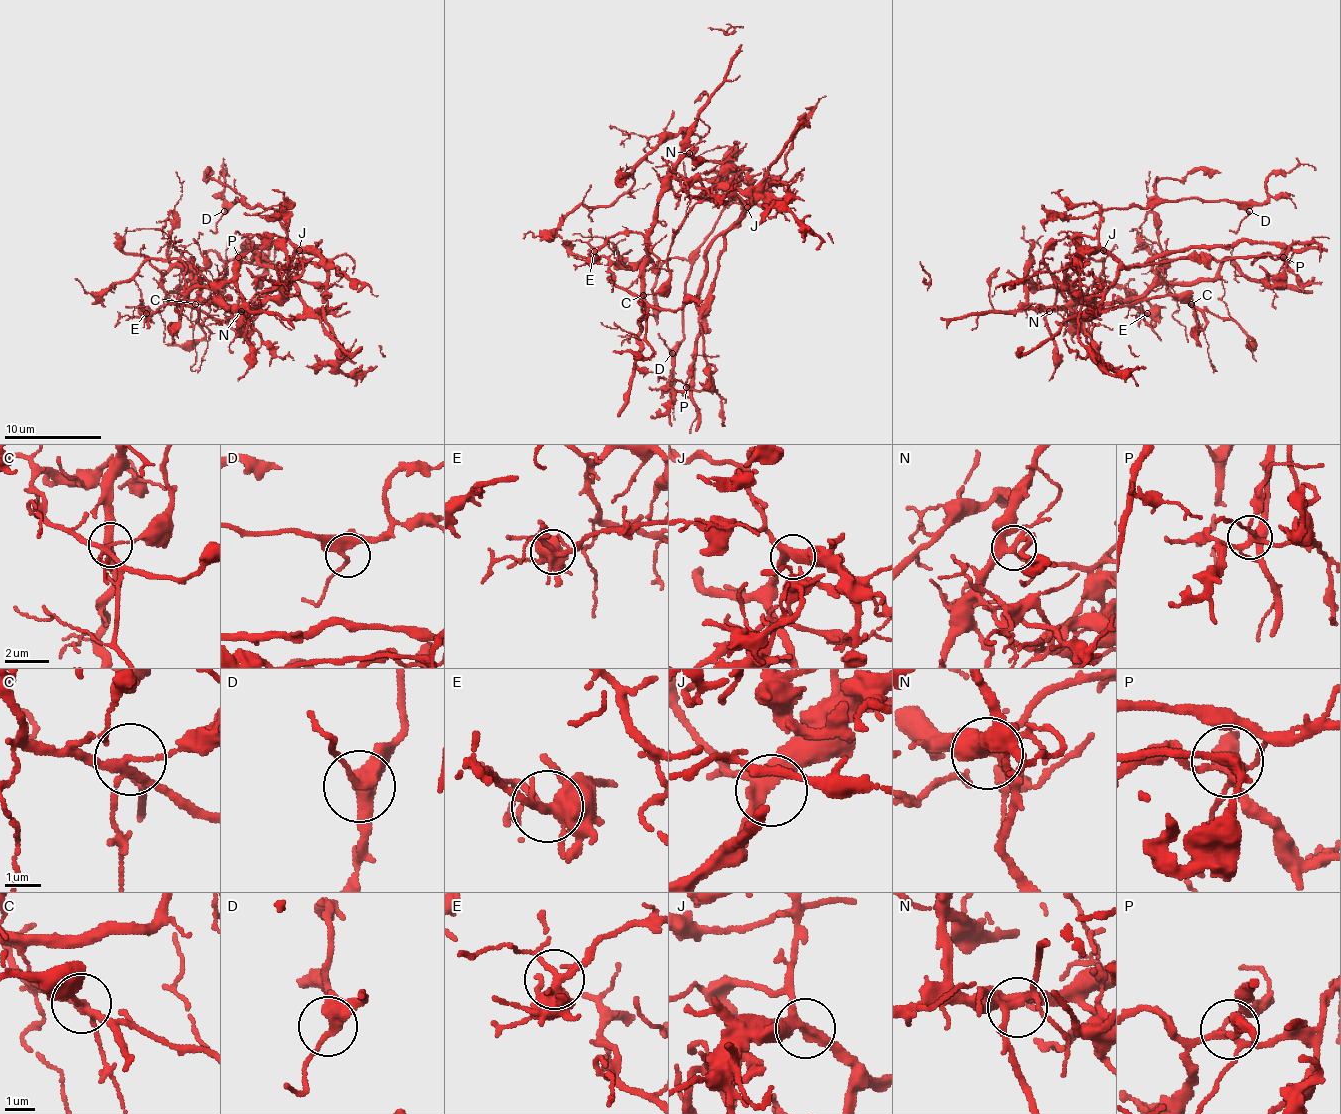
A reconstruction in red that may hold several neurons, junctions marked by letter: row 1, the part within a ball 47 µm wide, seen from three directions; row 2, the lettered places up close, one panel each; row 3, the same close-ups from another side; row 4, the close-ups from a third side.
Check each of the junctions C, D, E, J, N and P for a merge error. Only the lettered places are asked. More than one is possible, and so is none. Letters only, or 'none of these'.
C

